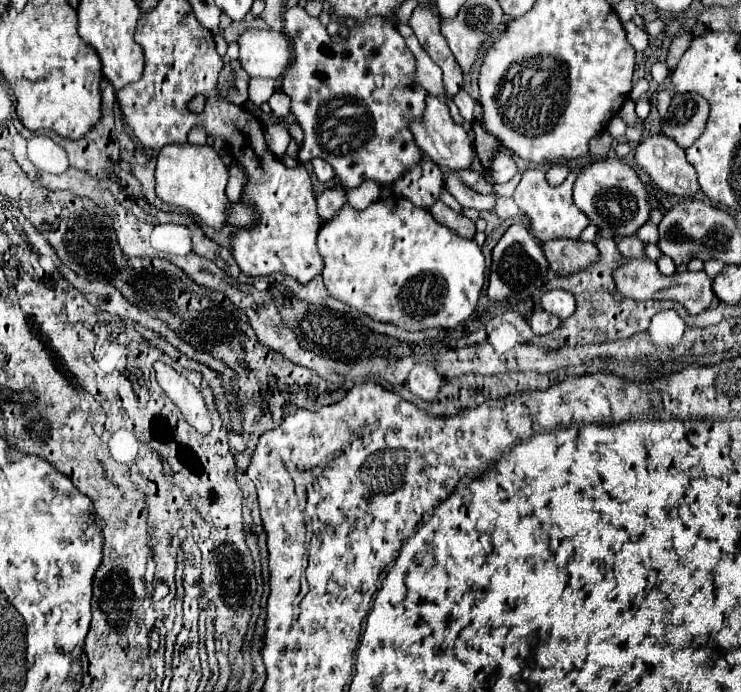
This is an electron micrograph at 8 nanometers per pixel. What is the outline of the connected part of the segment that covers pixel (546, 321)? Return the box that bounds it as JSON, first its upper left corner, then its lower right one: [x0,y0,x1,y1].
[529,309,559,335]

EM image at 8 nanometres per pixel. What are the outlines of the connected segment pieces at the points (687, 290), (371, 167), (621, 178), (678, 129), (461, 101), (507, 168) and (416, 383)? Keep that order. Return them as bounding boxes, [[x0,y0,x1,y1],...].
[[613,257,713,315],[283,5,427,189],[573,159,649,241],[661,93,709,149],[453,89,475,129],[489,149,517,183],[407,363,443,401]]

